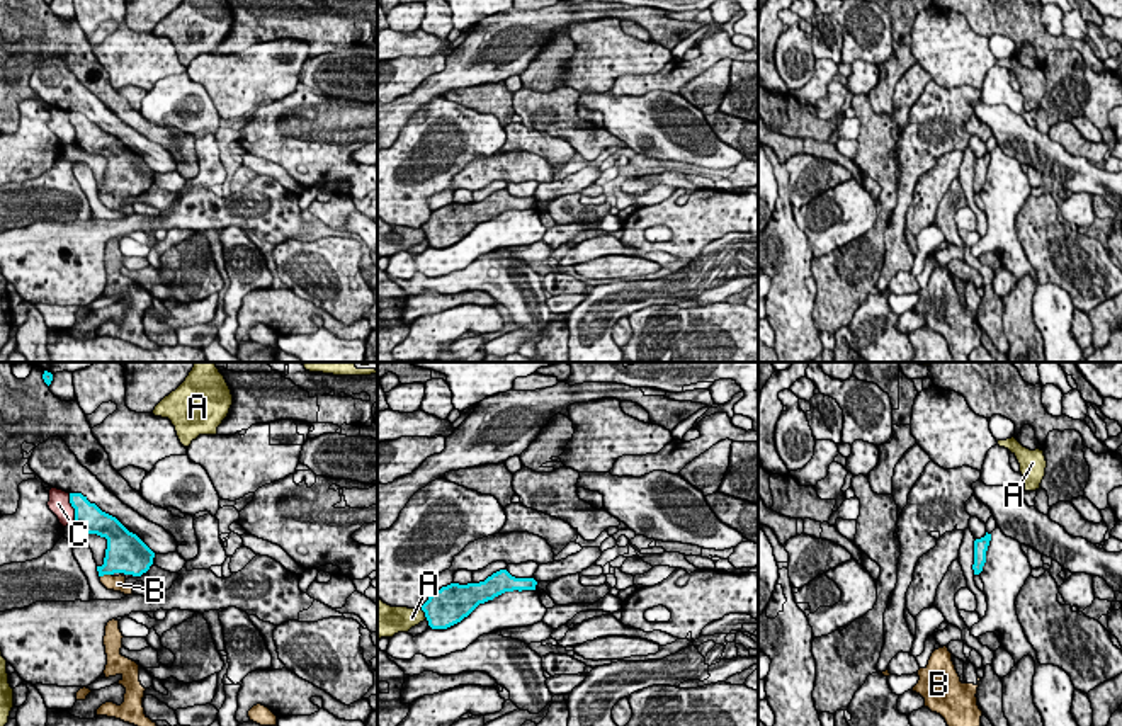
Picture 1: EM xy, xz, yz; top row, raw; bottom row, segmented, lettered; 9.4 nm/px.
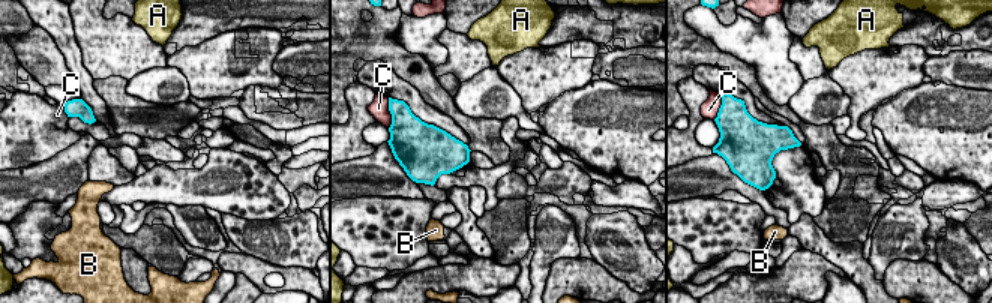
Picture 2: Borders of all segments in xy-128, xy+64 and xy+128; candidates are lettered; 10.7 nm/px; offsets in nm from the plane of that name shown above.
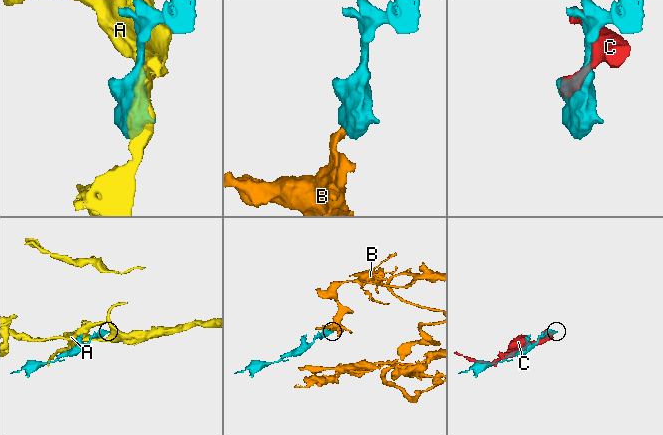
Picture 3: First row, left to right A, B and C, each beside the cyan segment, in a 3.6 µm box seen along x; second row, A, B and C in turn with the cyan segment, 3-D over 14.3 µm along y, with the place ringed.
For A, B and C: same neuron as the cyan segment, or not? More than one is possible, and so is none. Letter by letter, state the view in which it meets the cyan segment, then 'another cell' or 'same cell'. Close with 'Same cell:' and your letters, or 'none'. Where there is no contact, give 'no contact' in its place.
A: xz | another cell
B: xy | same cell
C: xy | another cell
Same cell: B

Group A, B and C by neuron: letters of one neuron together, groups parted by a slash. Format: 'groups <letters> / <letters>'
groups A / B / C

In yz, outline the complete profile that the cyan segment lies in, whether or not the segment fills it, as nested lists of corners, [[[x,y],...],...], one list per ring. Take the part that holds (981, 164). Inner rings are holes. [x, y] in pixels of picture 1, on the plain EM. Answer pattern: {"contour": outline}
{"contour": [[[988,151],[984,156],[974,160],[974,184],[972,184],[974,194],[979,194],[983,190],[989,160],[991,160],[991,153]]]}

